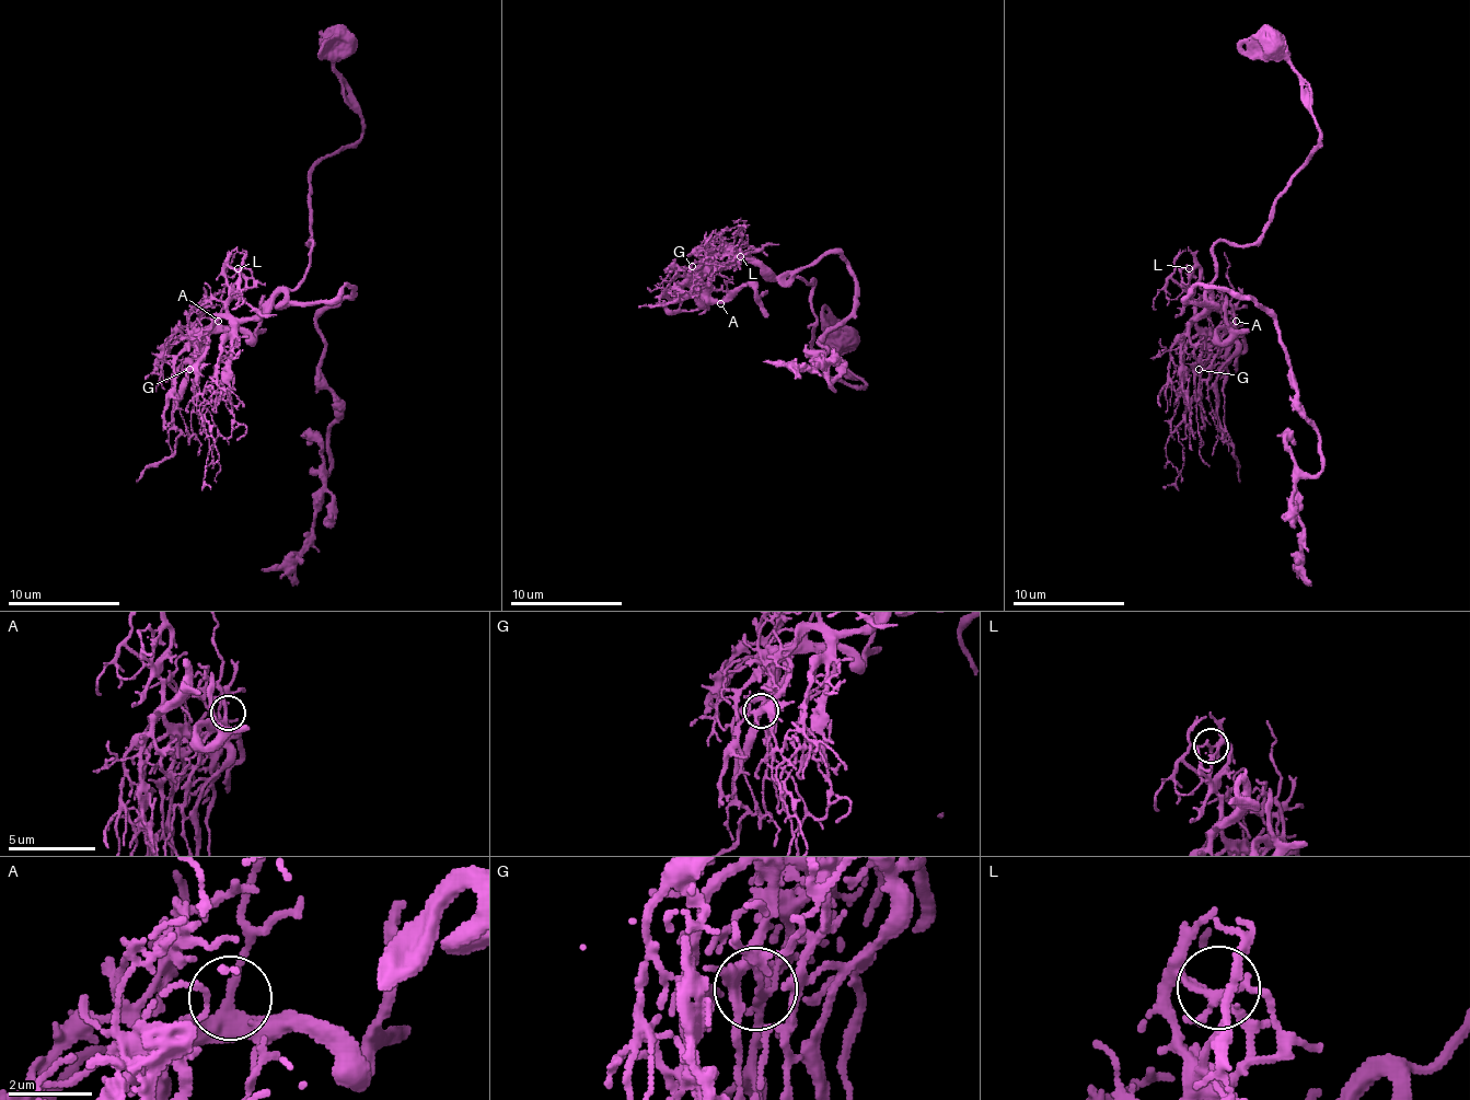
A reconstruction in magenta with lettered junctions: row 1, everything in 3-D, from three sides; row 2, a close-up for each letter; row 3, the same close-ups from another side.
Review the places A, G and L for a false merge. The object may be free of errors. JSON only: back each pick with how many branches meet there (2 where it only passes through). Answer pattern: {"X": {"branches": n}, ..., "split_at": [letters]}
{"G": {"branches": 3}, "split_at": ["G"]}

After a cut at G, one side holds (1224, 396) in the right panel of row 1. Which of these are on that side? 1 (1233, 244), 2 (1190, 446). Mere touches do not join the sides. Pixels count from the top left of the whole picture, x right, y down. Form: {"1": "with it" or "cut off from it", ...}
{"1": "cut off from it", "2": "cut off from it"}

